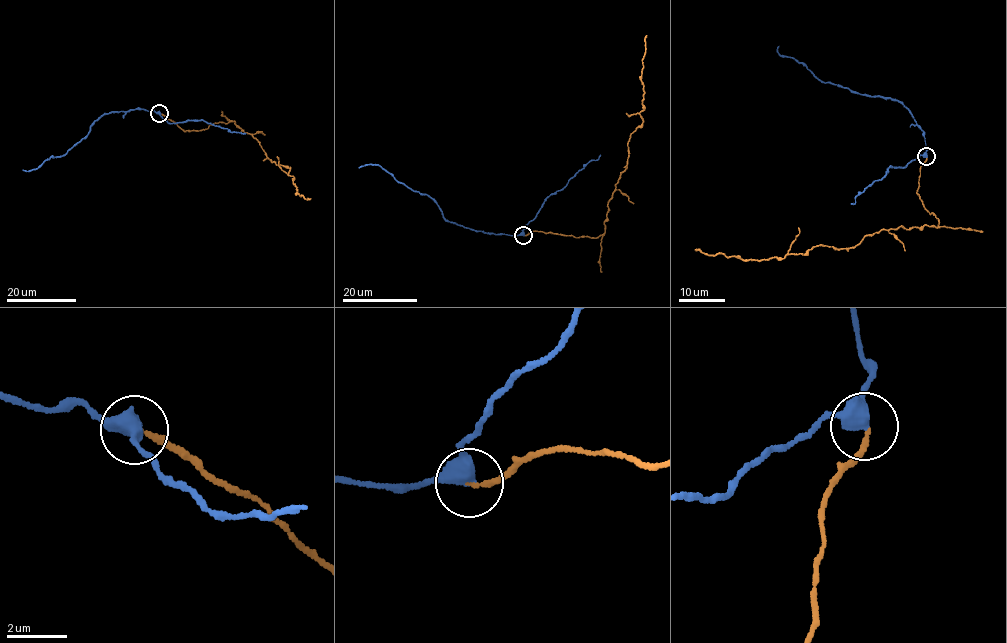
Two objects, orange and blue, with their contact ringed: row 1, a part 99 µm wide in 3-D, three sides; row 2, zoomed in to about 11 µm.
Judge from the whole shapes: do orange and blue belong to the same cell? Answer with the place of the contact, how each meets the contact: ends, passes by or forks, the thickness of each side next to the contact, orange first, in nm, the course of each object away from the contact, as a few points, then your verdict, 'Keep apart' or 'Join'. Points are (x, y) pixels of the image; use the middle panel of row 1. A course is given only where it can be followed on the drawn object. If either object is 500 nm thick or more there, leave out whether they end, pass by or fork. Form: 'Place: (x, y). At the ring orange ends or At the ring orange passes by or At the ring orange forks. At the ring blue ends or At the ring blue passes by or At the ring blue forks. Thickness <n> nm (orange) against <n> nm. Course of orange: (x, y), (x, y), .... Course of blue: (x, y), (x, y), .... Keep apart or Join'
Place: (523, 235). At the ring orange ends. At the ring blue passes by. Thickness 150 nm (orange) against 440 nm. Course of orange: (523, 235), (537, 231), (596, 237), (604, 232), (608, 201), (626, 168), (630, 135), (642, 123), (646, 35). Course of blue: (523, 235), (494, 235), (460, 226), (445, 219), (428, 196), (397, 181), (379, 166), (358, 168). Keep apart

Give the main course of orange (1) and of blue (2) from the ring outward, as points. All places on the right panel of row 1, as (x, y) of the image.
1: (926, 156), (917, 192), (936, 227), (884, 229), (854, 247), (815, 246), (783, 258), (743, 260), (694, 250)
2: (926, 156), (922, 130), (902, 103), (857, 94), (822, 81), (803, 63), (781, 56), (779, 46)

